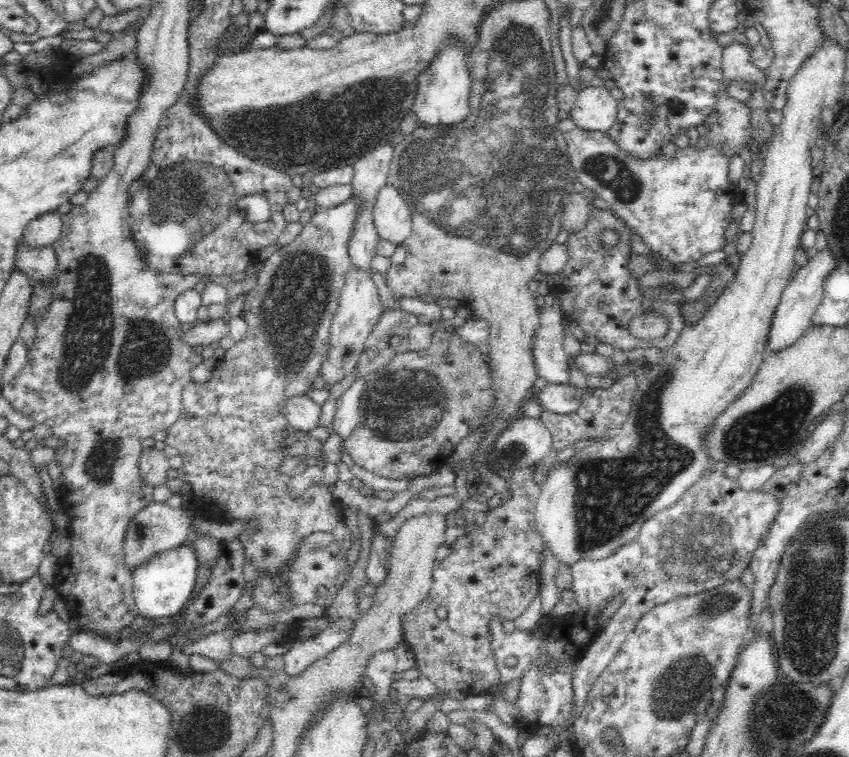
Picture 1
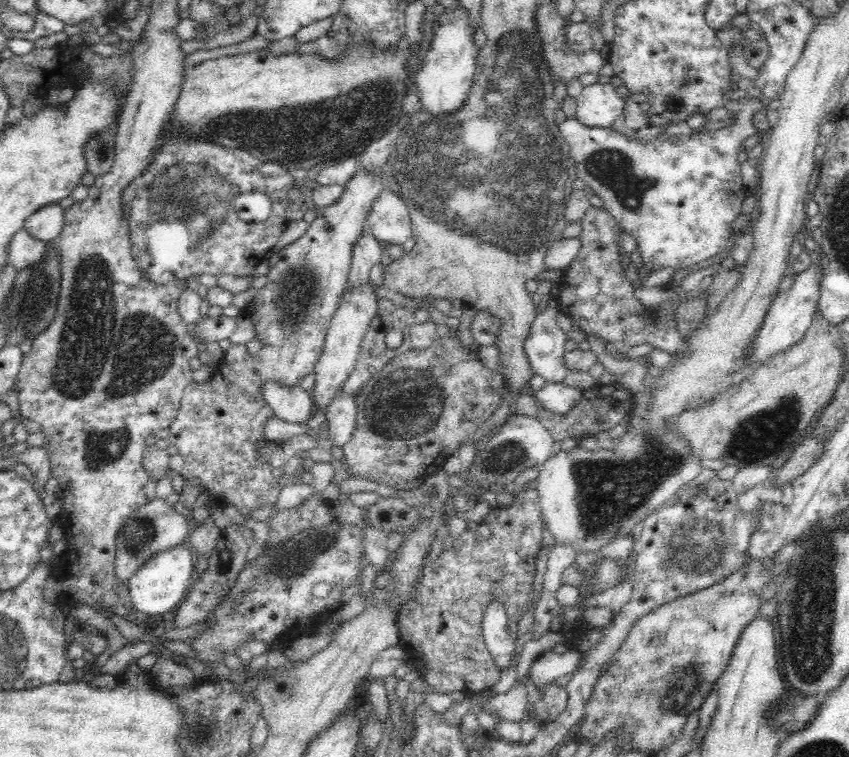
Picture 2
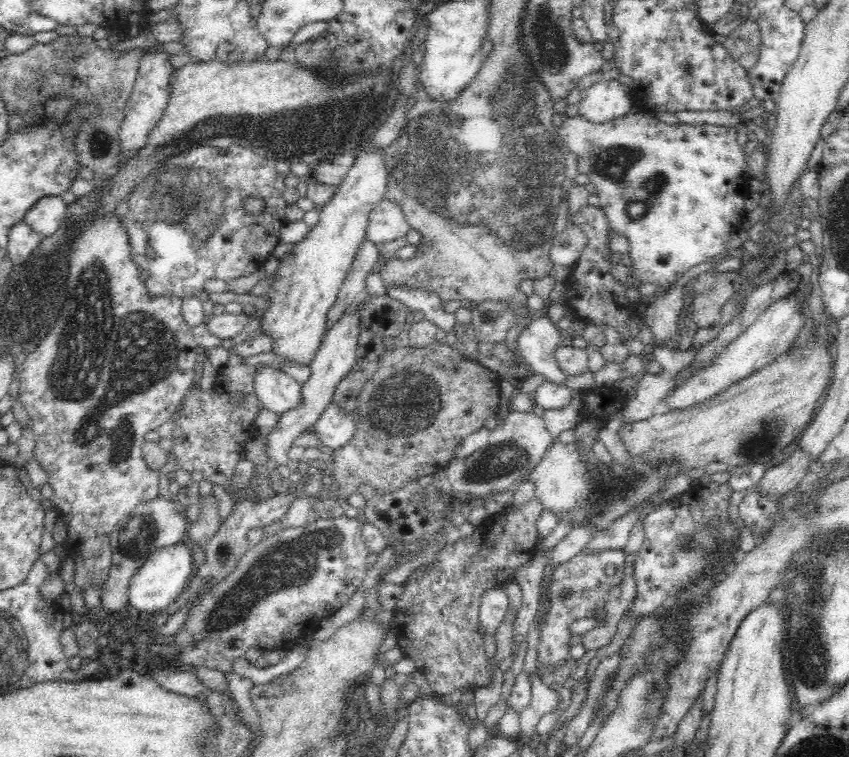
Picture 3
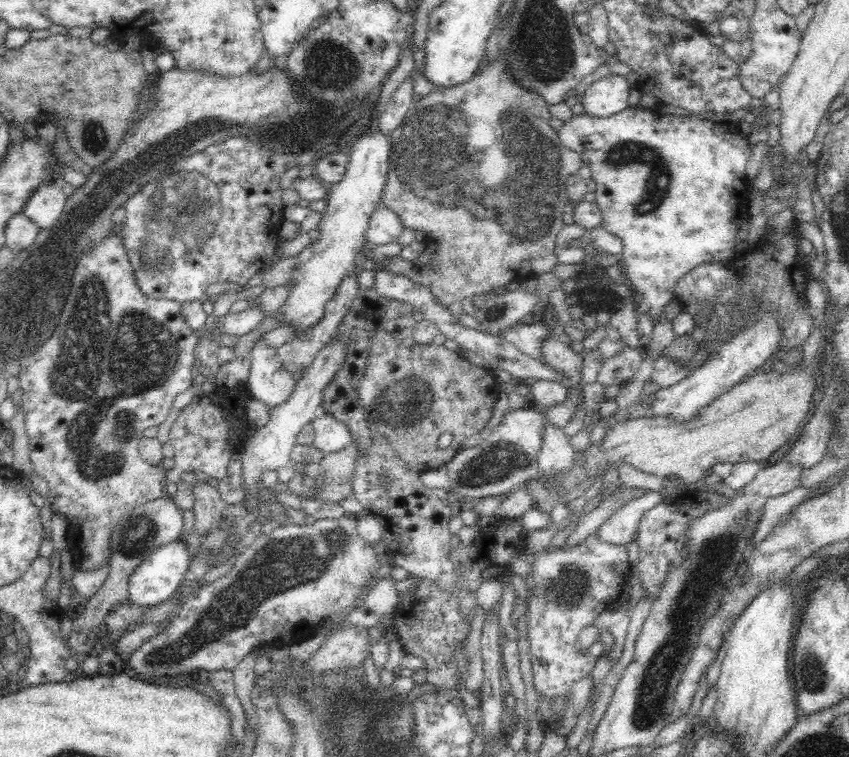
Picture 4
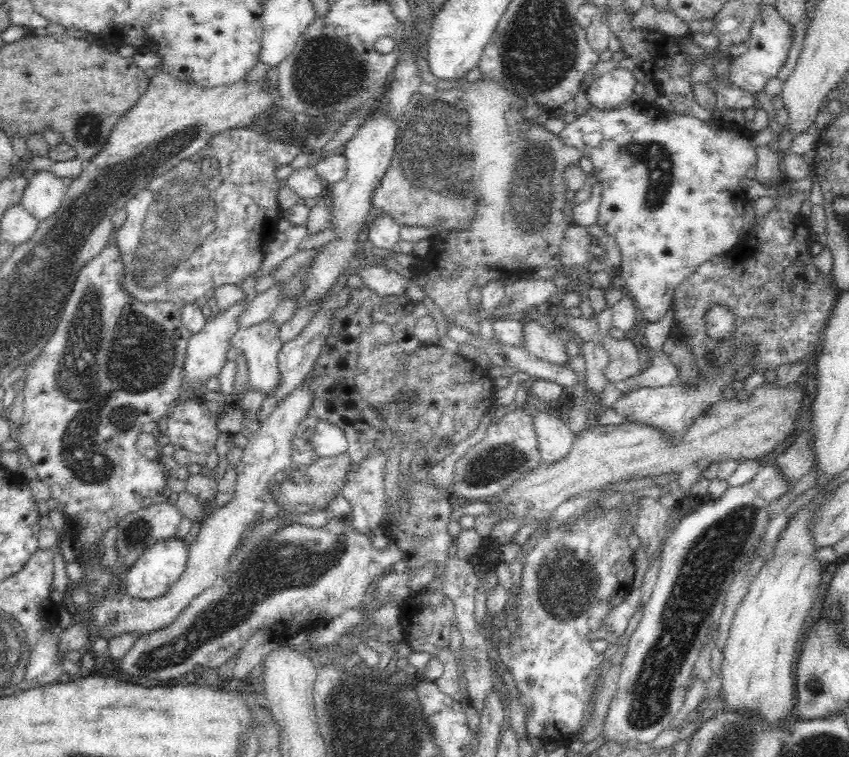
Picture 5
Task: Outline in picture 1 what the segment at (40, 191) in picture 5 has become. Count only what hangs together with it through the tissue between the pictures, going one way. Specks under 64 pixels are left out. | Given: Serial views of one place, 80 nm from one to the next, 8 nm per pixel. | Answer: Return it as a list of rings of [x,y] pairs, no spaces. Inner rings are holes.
[[[56,211],[46,212],[46,215],[30,221],[25,227],[24,243],[30,247],[52,245],[63,230],[62,215]]]

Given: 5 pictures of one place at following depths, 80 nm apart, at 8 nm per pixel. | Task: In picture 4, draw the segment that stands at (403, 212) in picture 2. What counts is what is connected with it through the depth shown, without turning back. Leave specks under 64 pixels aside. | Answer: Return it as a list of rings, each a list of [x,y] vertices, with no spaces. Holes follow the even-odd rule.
[[[379,203],[370,218],[365,238],[370,244],[388,245],[397,242],[404,229],[400,218]]]

